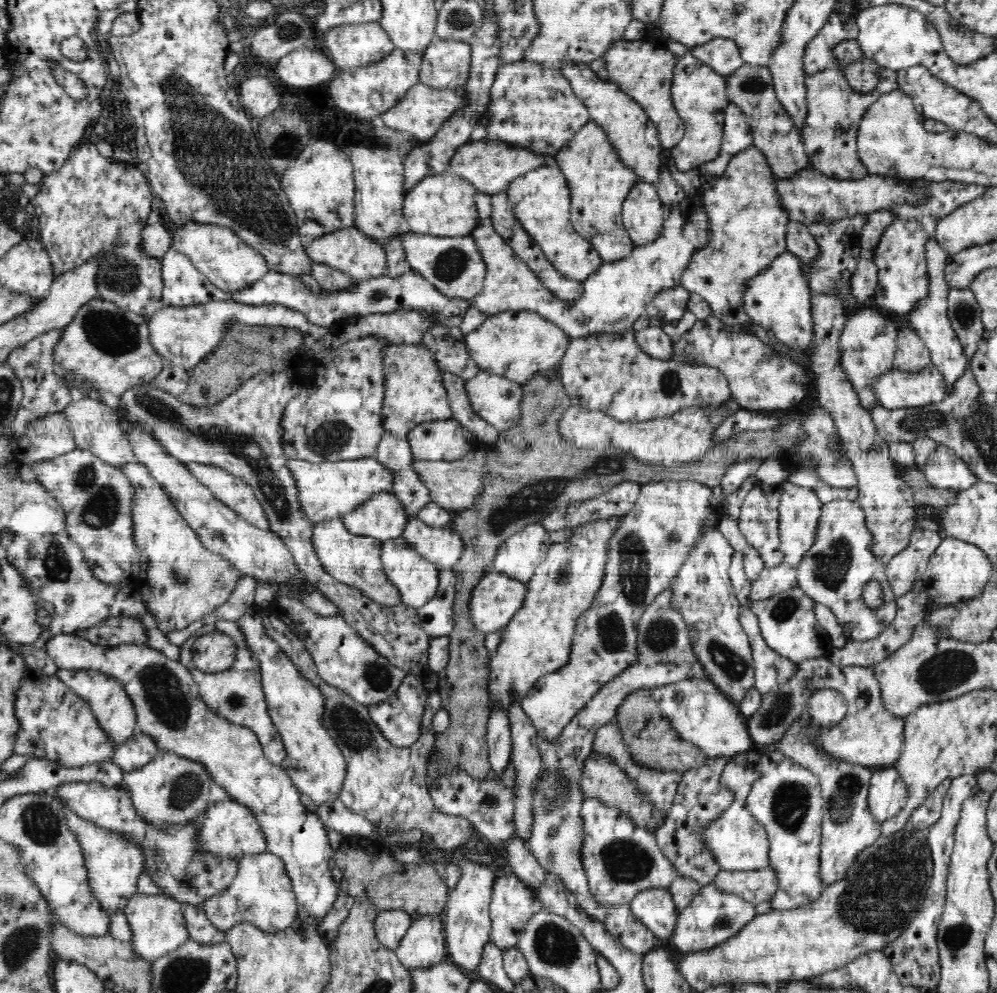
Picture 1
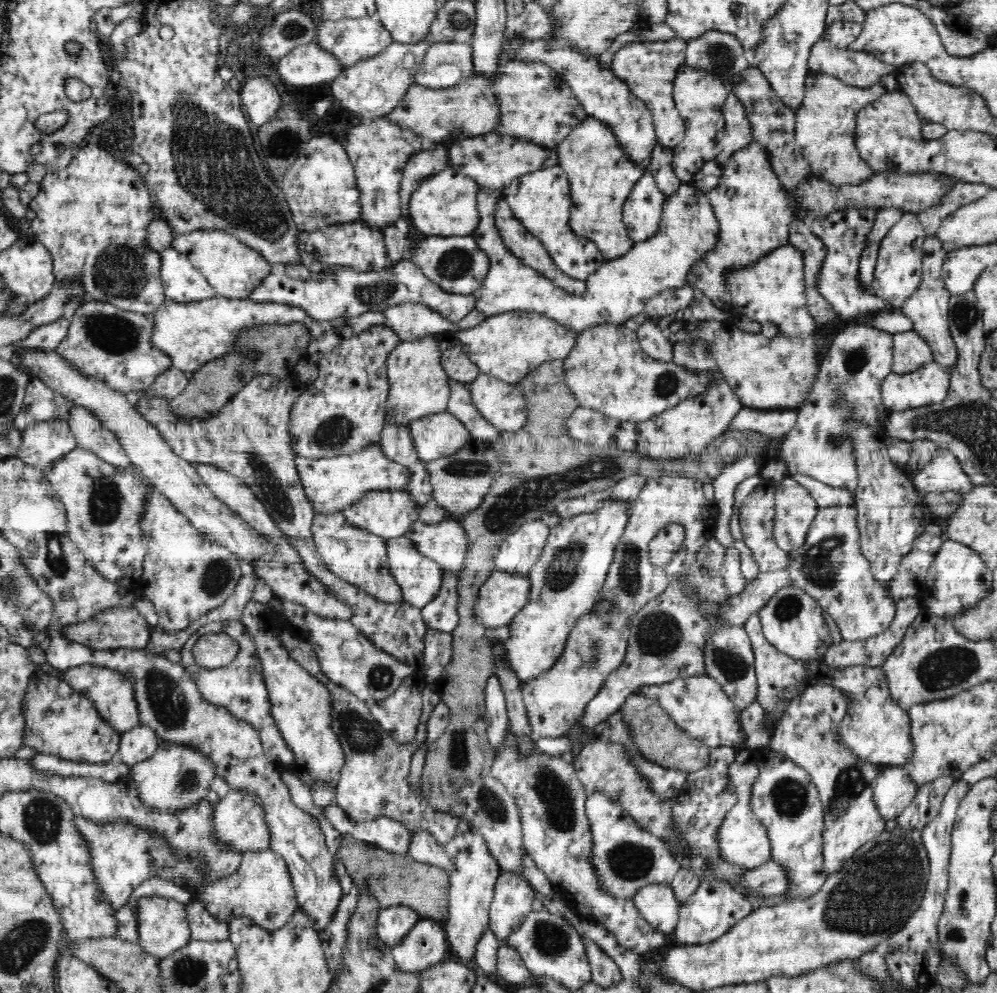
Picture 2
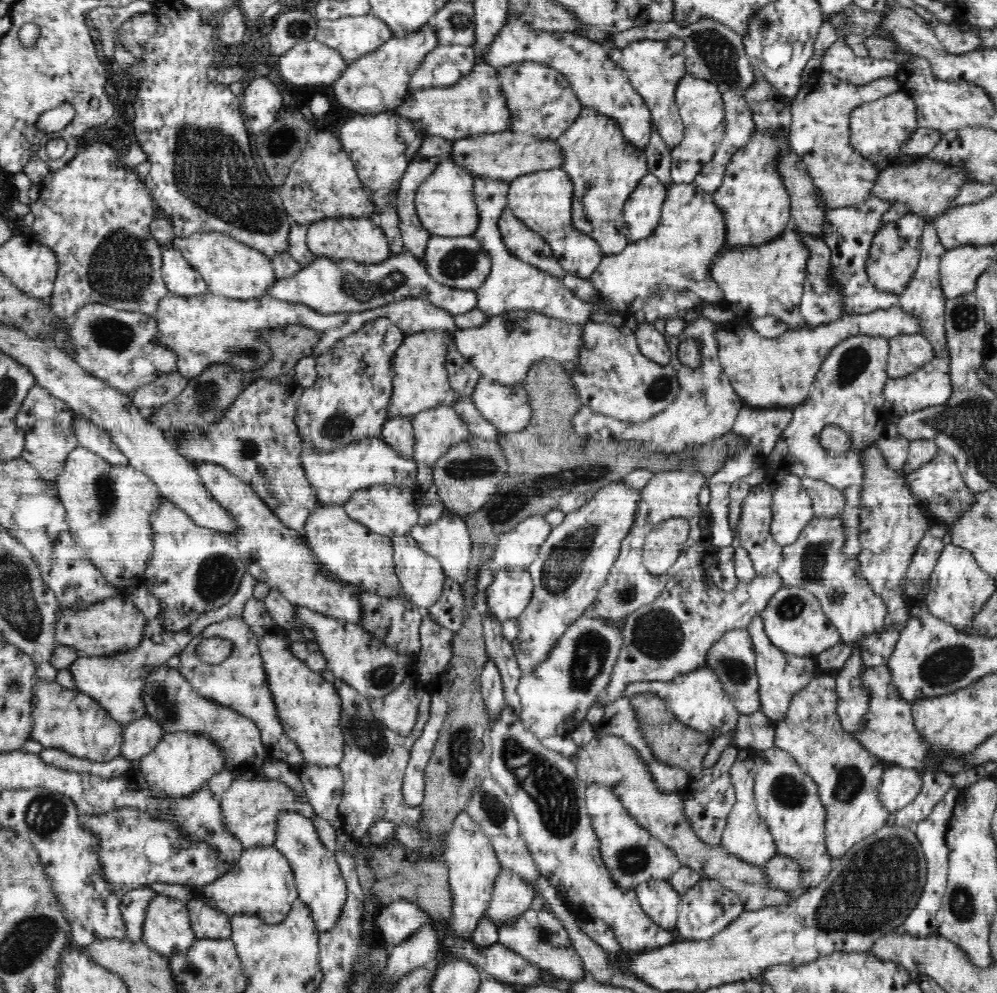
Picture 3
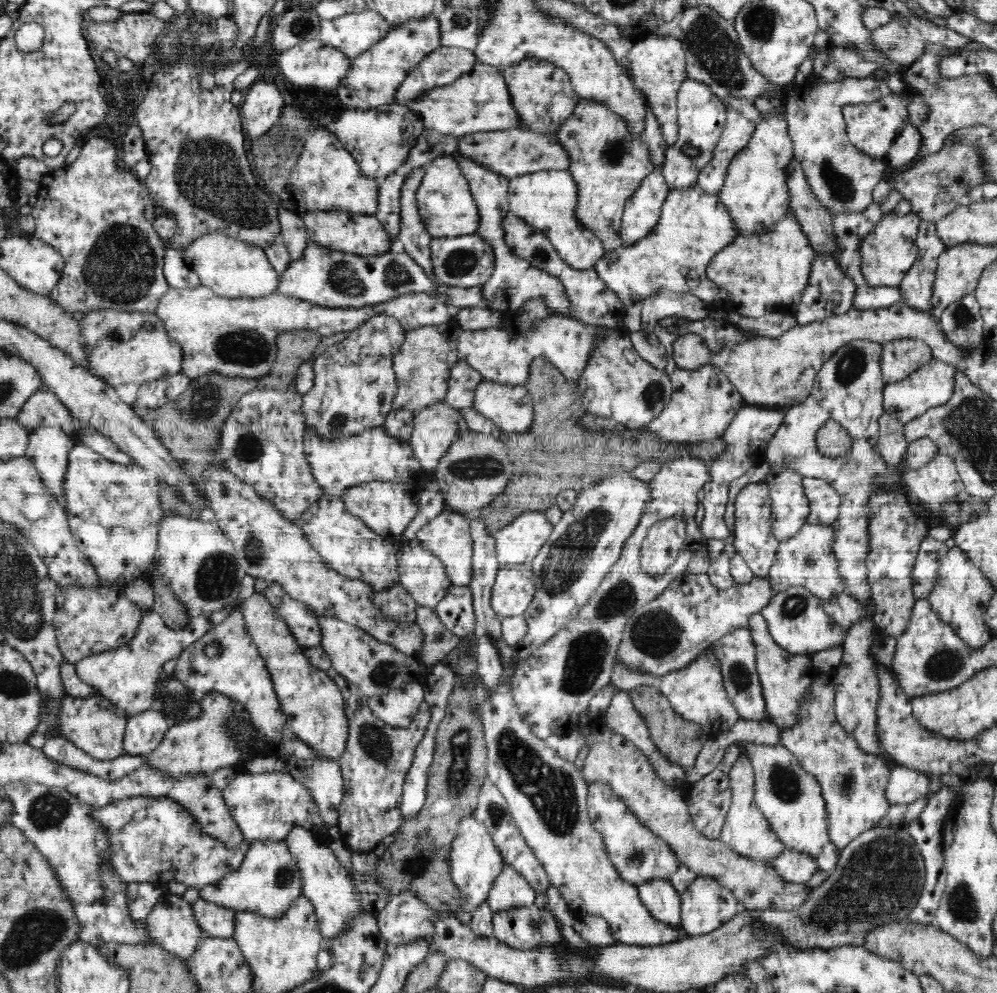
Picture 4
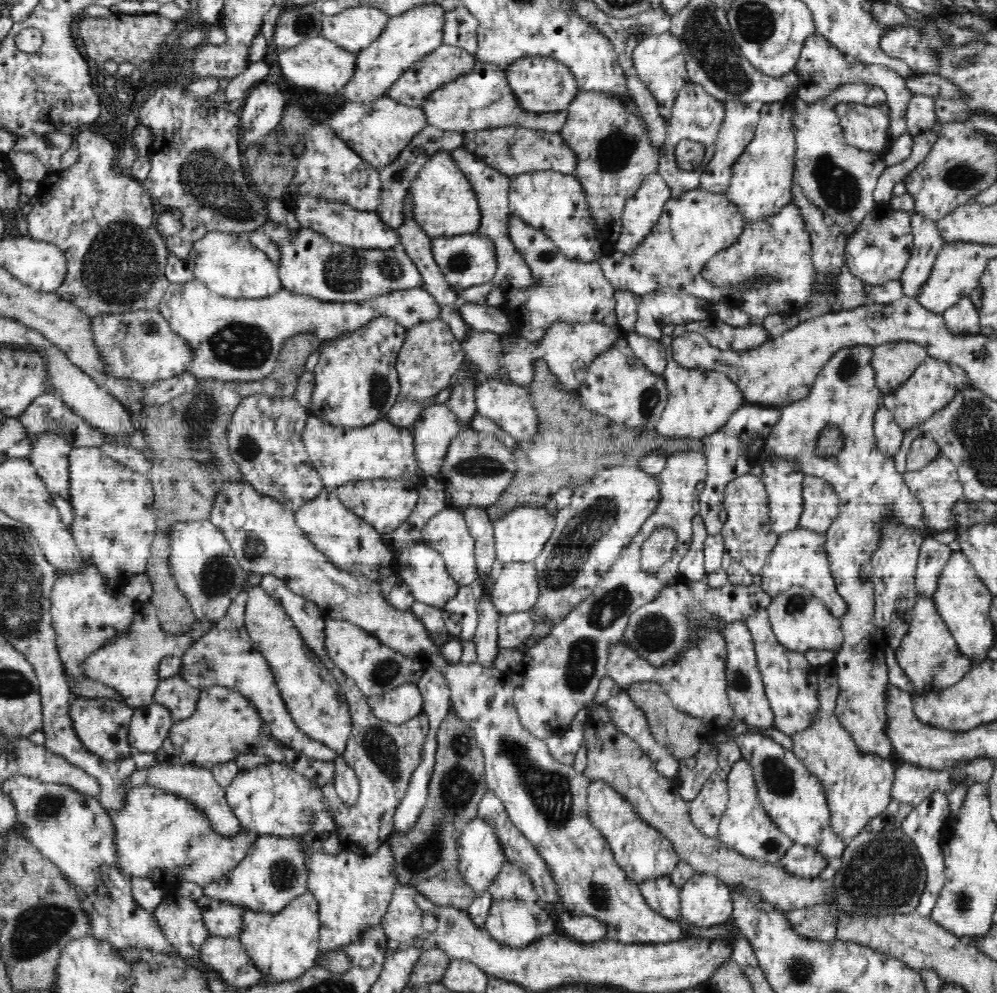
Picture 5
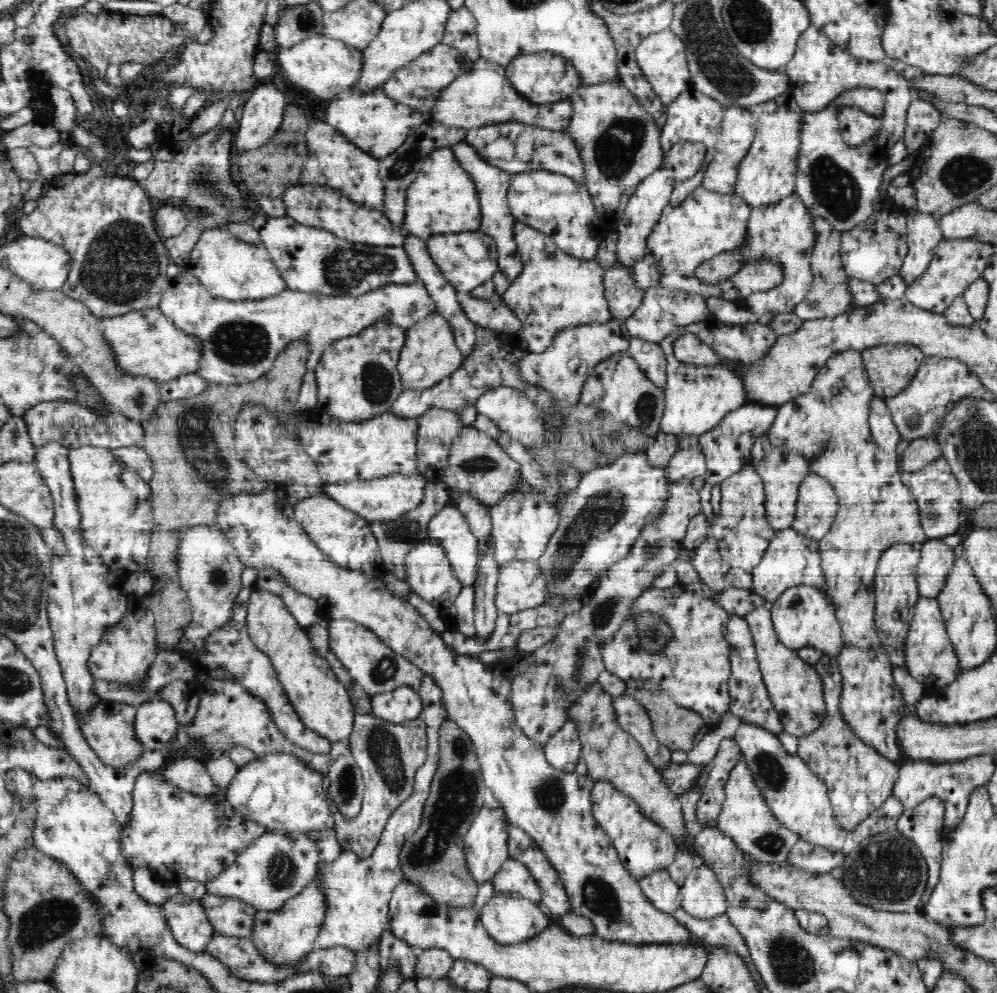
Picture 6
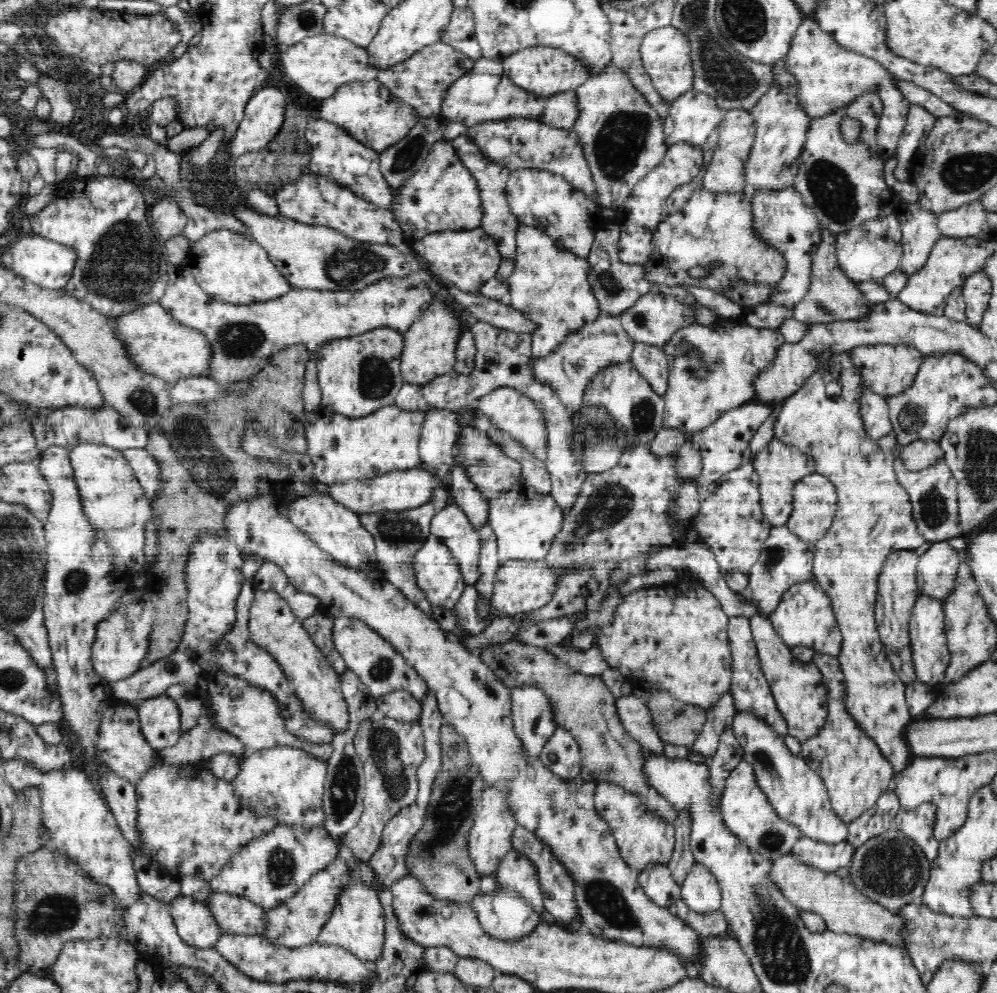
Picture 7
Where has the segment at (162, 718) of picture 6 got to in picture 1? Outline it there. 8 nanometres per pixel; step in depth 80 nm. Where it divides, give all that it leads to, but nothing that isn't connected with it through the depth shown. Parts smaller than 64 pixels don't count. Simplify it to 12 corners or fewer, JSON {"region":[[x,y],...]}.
{"region":[[136,730],[110,760],[124,773],[148,764],[158,745]]}

